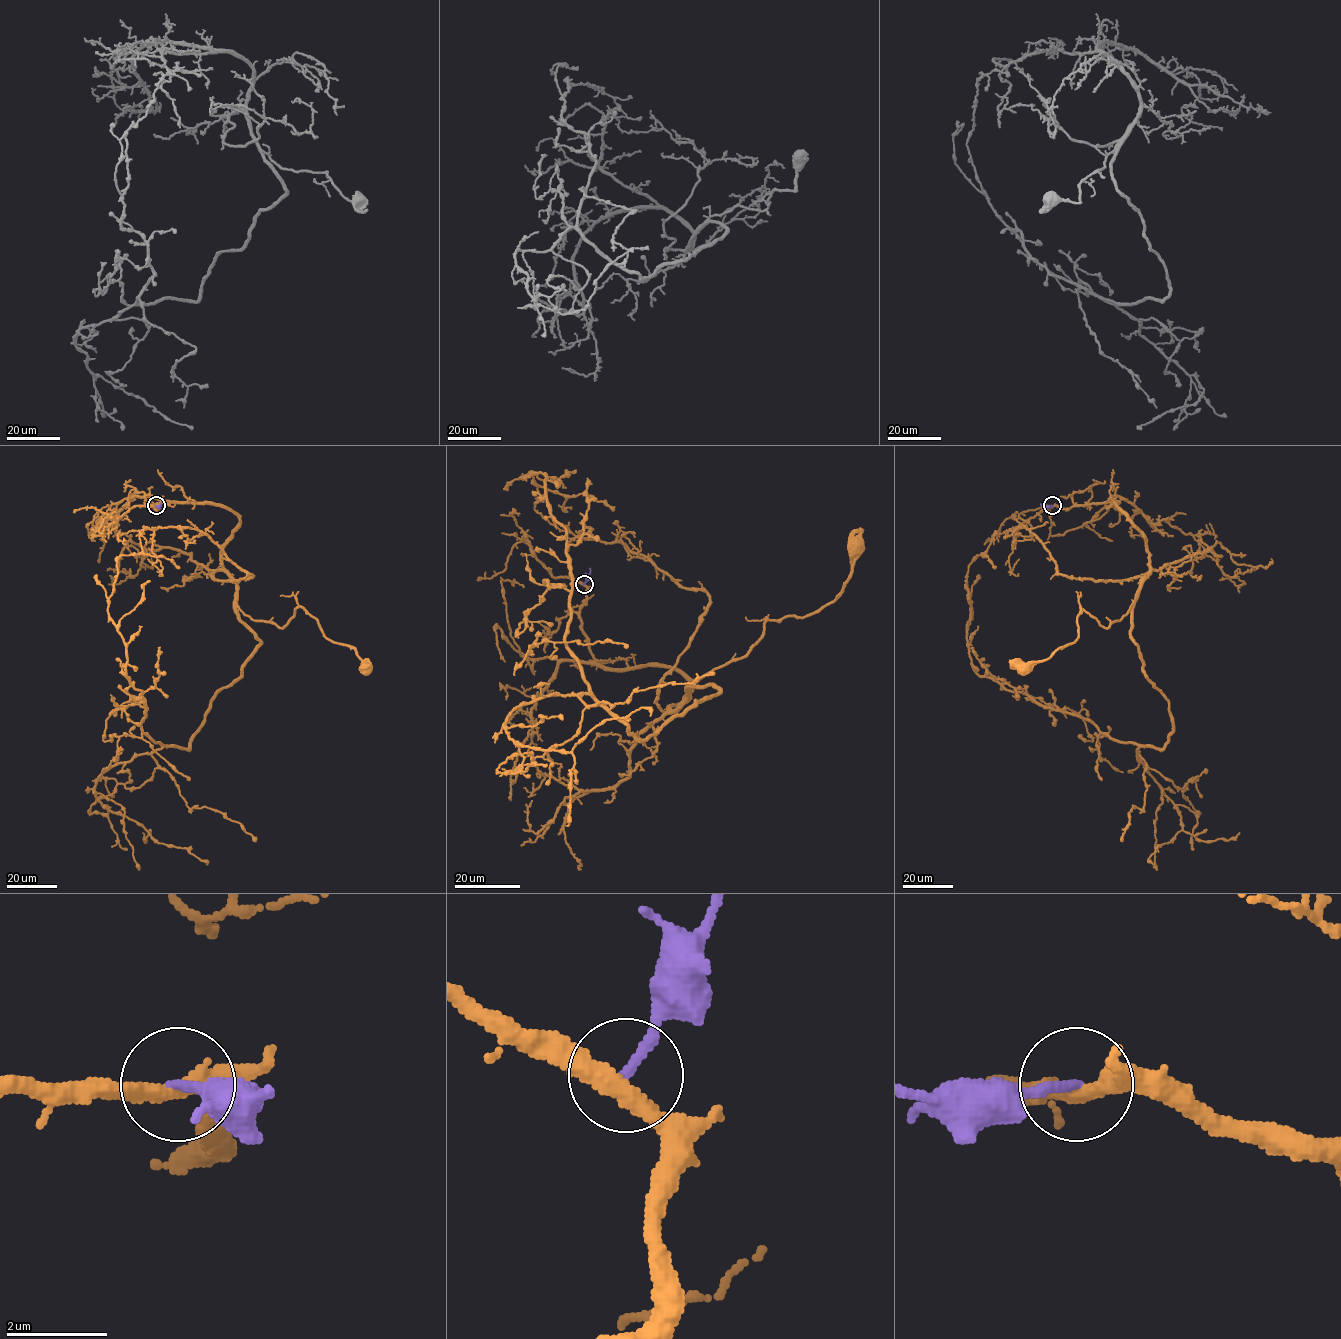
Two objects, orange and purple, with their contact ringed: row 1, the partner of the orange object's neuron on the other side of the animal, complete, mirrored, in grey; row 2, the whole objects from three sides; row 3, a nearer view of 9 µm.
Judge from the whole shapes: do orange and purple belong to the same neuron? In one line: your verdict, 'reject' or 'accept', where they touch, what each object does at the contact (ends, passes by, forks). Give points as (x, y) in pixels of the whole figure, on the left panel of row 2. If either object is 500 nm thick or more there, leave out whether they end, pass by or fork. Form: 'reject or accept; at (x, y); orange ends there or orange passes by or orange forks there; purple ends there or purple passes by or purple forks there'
reject; at (156, 505); orange passes by; purple ends there

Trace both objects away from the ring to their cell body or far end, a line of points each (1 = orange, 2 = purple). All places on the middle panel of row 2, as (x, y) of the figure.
1: (584, 584), (592, 657), (679, 671), (692, 690), (675, 709), (767, 620), (831, 603), (855, 548)
2: (584, 584), (590, 568)

